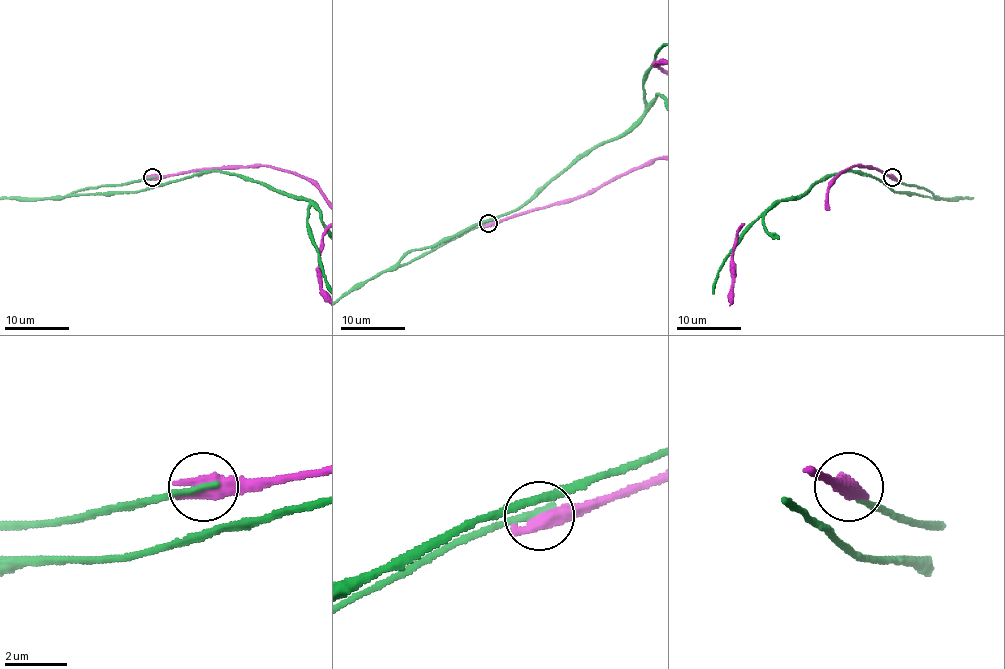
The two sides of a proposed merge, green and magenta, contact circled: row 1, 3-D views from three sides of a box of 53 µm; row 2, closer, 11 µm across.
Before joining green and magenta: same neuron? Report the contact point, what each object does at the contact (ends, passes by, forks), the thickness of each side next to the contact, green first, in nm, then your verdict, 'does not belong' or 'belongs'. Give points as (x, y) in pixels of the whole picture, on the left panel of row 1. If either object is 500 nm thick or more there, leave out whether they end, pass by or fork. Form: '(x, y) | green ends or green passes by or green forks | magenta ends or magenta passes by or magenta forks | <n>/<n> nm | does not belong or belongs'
(152, 177) | 240/650 nm | does not belong

